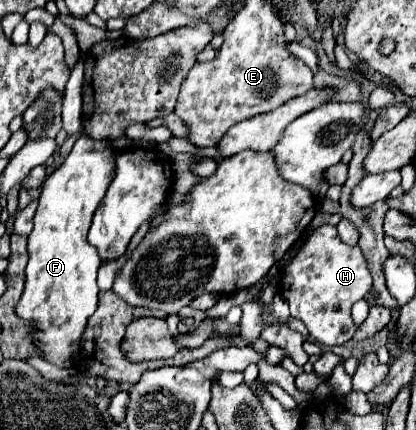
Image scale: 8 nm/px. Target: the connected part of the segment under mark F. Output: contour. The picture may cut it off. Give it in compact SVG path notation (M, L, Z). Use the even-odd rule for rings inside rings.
M86 135L78 137L64 163L44 181L34 215L34 229L28 237L30 261L16 313L22 319L34 321L34 337L44 351L44 359L58 367L70 367L72 353L78 351L80 335L98 303L96 273L102 261L98 249L88 243L86 235L92 215L116 171L118 151L112 143L112 139L96 141Z

